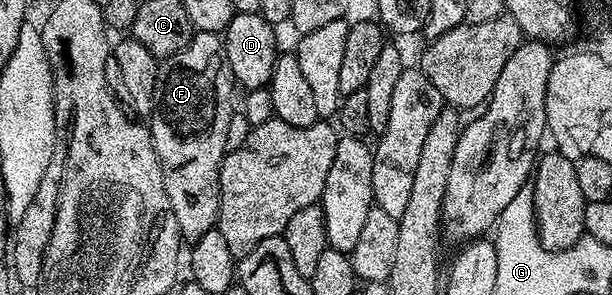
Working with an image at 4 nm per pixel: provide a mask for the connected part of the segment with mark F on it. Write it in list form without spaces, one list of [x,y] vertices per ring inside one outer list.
[[[196,32],[186,47],[178,50],[178,54],[170,54],[159,61],[159,65],[154,90],[156,105],[152,107],[150,117],[152,141],[162,166],[162,182],[166,186],[166,198],[170,198],[170,210],[174,210],[178,230],[185,241],[195,242],[216,227],[220,213],[220,164],[226,155],[226,126],[230,126],[234,111],[232,71],[223,39],[214,32]]]

